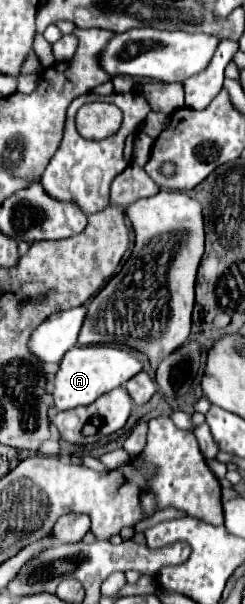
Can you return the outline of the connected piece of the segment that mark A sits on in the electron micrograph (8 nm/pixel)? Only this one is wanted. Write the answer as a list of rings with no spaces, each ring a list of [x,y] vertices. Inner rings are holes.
[[[74,346],[64,354],[60,368],[54,378],[54,408],[56,410],[72,410],[78,406],[88,406],[98,400],[102,394],[124,386],[132,376],[142,370],[142,362],[120,346]]]

